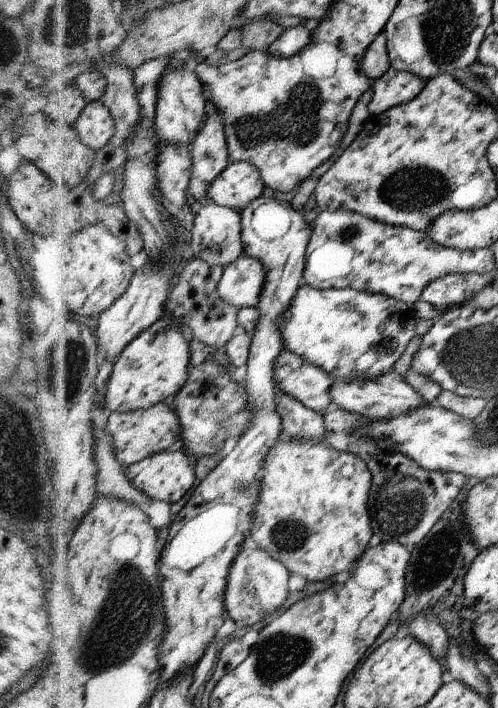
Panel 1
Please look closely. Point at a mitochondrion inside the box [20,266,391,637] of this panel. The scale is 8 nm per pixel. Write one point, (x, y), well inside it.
(288, 536)

